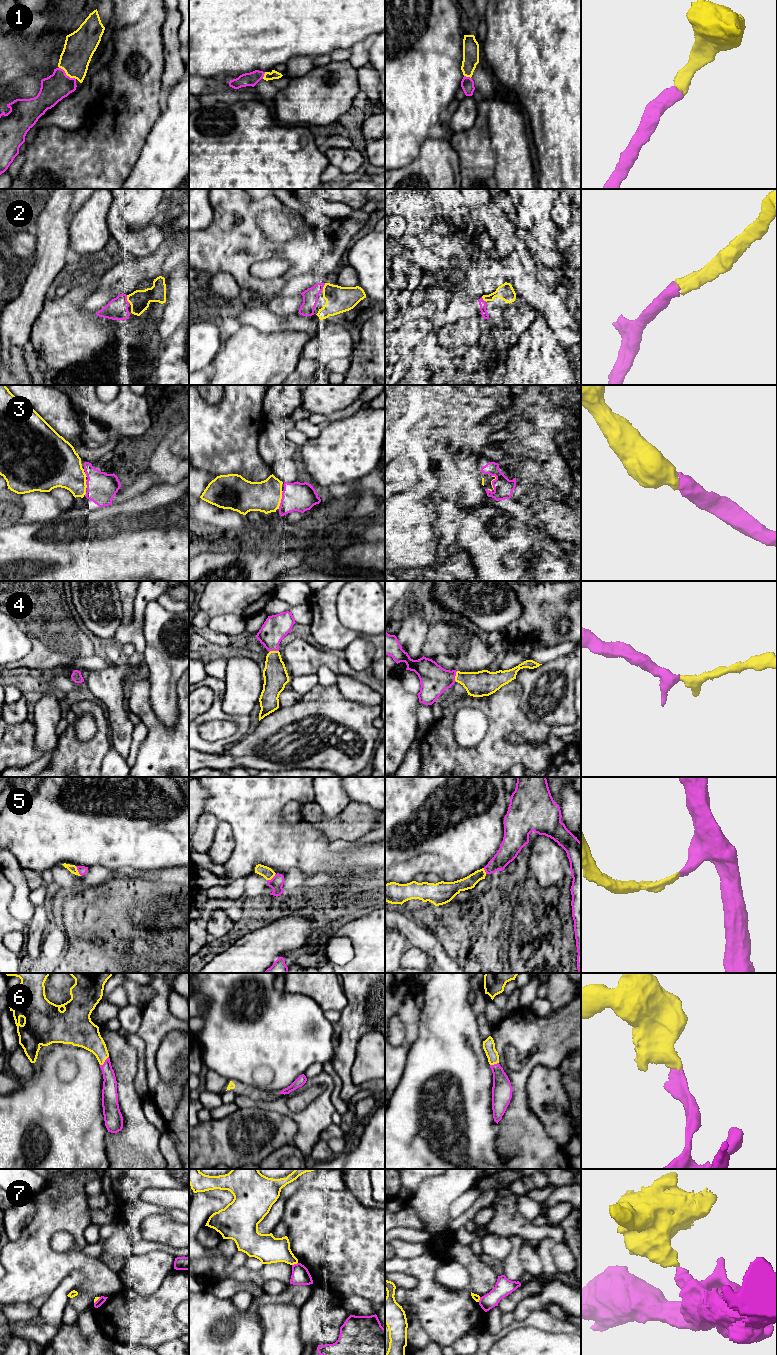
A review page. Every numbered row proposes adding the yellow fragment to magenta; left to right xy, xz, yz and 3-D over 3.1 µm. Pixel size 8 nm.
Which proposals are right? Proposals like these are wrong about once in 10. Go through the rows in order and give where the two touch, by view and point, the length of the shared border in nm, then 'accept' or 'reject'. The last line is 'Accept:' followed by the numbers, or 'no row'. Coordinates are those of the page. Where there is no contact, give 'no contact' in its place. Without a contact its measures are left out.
1: contact xy (66, 75); length 170 nm; accept
2: contact xy (126, 299); length 80 nm; accept
3: contact xz (281, 500); length 150 nm; accept
4: contact yz (455, 675); length 90 nm; accept
5: contact xy (78, 871); length 90 nm; accept
6: contact xy (105, 1061); length 100 nm; accept
7: contact xz (294, 1264); length 50 nm; reject
Accept: 1, 2, 3, 4, 5, 6

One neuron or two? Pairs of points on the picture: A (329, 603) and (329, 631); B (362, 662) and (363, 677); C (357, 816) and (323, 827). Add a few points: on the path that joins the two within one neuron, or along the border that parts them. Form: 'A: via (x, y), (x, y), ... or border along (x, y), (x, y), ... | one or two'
A: via (329, 610), (329, 624) | one
B: border along (344, 657), (359, 671), (372, 665) | two
C: via (349, 824), (331, 827) | one

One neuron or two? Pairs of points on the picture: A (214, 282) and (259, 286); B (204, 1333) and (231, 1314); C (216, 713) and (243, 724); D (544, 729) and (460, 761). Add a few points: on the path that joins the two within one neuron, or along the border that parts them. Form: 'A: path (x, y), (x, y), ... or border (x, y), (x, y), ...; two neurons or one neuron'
A: border (216, 273), (228, 273), (244, 293); two neurons
B: path (207, 1325), (218, 1314), (223, 1314); one neuron
C: path (223, 717), (236, 719); one neuron
D: path (523, 728), (507, 728), (481, 754); one neuron

